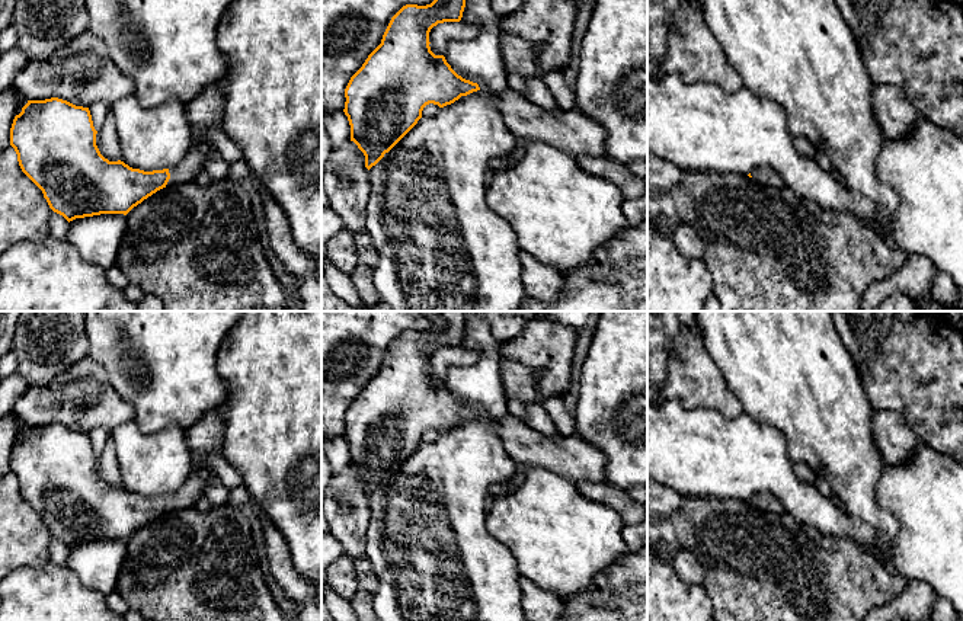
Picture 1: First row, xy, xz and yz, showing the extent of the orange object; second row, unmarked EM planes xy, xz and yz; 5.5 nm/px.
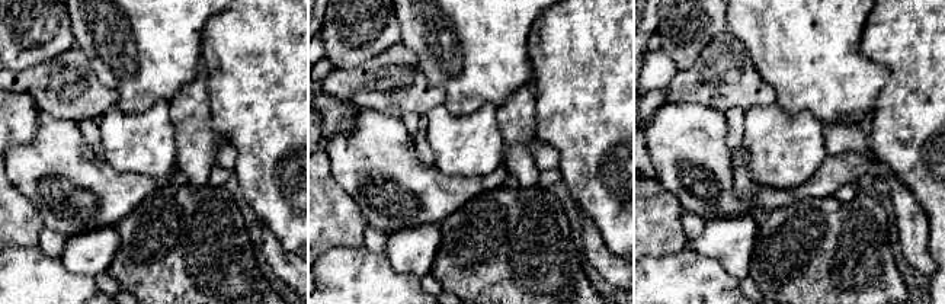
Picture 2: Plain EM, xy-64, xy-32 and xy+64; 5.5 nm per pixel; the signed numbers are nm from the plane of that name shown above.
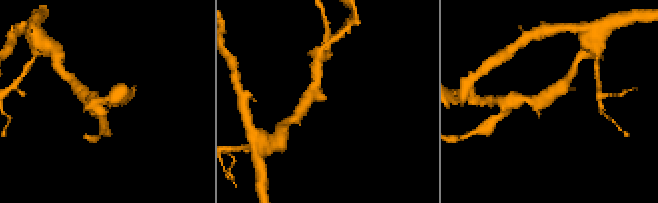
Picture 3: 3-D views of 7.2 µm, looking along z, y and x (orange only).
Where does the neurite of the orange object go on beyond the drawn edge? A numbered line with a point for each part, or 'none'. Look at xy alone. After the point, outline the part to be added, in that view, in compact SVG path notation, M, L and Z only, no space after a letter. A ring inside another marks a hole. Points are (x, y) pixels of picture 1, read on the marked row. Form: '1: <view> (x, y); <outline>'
1: xy (186, 169); M193 144L189 153L177 164L169 169L170 179L166 186L195 180L196 175L205 166L208 150L208 144Z

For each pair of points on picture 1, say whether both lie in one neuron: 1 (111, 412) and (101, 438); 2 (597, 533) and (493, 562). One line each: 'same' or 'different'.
1: different
2: different

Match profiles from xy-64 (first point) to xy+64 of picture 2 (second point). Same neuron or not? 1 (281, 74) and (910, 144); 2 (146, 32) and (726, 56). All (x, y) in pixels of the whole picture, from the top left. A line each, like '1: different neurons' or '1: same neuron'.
1: same neuron
2: different neurons

